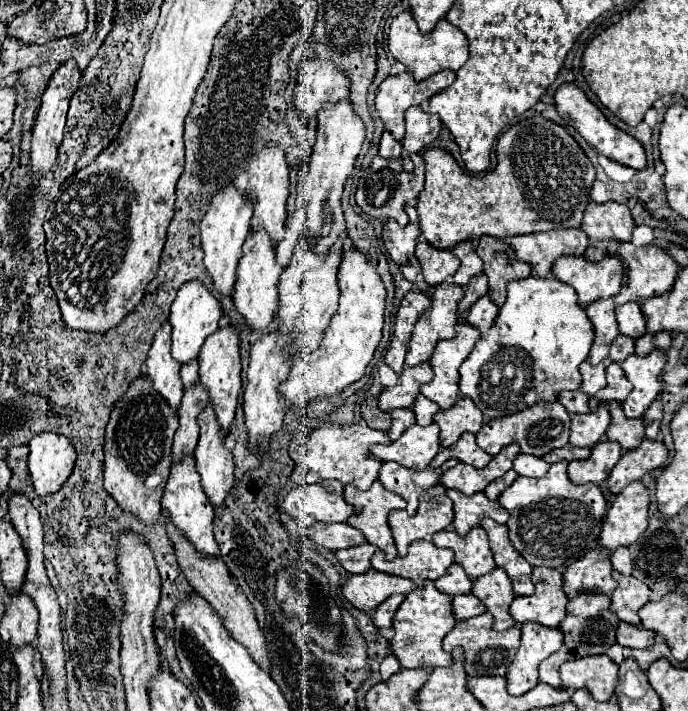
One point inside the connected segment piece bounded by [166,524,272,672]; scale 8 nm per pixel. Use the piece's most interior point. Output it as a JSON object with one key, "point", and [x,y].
{"point":[209,576]}

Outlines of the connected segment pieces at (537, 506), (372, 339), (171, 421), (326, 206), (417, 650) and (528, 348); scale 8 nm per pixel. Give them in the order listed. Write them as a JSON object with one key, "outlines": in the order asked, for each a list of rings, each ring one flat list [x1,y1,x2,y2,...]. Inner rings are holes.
{"outlines":[[[560,460,552,464,542,478,518,476,498,498,510,514,506,524,510,530,510,542,530,566,564,570,568,564,598,546,602,520,606,516,606,496,598,484,572,484,566,468,568,462]],[[352,248,340,254,342,262,338,266,338,286,340,286,340,306,338,312,332,316,330,328,320,342,320,346,296,358,288,380,280,386,280,394,286,402,304,406,306,402,326,394,332,396,346,388,348,384,360,380,368,362,372,360,380,340,382,340,382,326,384,326,384,308,386,308,386,286,368,258]],[[140,376,130,384,124,398,114,406,110,422,106,426,106,444,104,444,104,488,118,502,118,506,134,516,138,516,144,524,156,524,160,518,160,496,166,486,170,474,170,456,172,456,172,436,178,428,178,416,172,416,164,398,148,384,146,376]],[[348,98,340,104,328,104,328,108,322,108,318,112,318,134,316,134,316,146,310,158,310,168,304,176,300,196,306,202,308,218,306,218,306,230,314,236,312,252,316,256,326,256,330,246,336,242,340,234,346,232,346,222,340,206,340,198,344,192,344,182,354,170,356,156,360,154,360,146,364,142,364,124,352,110],[326,210,332,212,332,232,328,236,316,236,322,230,322,224,326,222]],[[426,580,422,588,412,590,406,594,406,600,400,604,396,616,394,616,394,638,390,640,392,652,400,658,402,668,418,668,418,666,450,666,452,654,442,648,444,636,454,628,458,620,466,620,472,616,478,616,486,610,486,606,472,594,460,594,460,596,448,596,440,592,432,580]],[[554,276,512,280,502,308,498,308,490,296,482,296,470,308,468,322,480,328,481,337,472,350,472,378,462,378,460,372,460,390,464,396,470,396,478,408,482,408,488,420,514,414,534,402,552,402,558,398,560,390,580,388,580,364,588,358,594,328,586,310,576,302,576,292,566,282],[492,360,520,362,522,382,518,382,516,388,516,400,492,400]]]}

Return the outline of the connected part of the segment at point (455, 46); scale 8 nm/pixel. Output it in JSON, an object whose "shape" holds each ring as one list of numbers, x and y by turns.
{"shape":[[402,12,392,20,392,26,390,26,390,32,388,32,388,44,390,44,390,52,392,52,394,60,402,62,406,66,406,70,410,70,414,74,416,80,424,80,424,78,428,78,430,74,438,72,442,68,458,70,462,66,462,60,468,60,468,40,466,40,466,36,458,28,452,28,452,24,448,24,444,18,436,24,436,28,428,36,424,36,416,28,412,14]]}

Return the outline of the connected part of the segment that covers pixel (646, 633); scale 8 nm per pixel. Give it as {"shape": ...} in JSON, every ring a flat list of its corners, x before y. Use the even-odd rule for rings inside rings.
{"shape":[[622,622,618,626,618,644,622,646,632,646,632,648,648,648,654,644,654,638,656,638,656,632,652,630,644,630,642,626,634,626,634,624,628,624,628,622]]}

